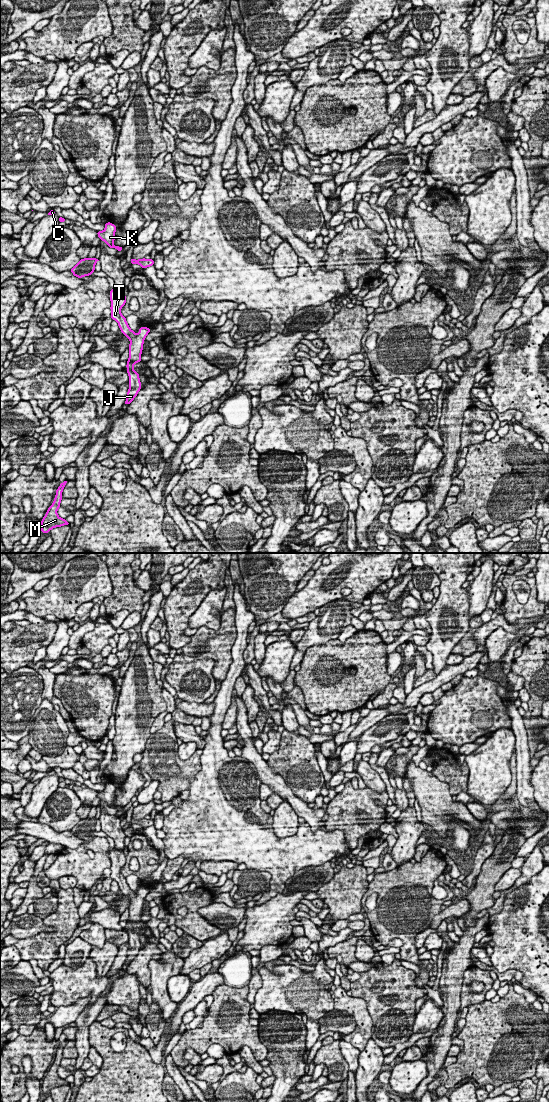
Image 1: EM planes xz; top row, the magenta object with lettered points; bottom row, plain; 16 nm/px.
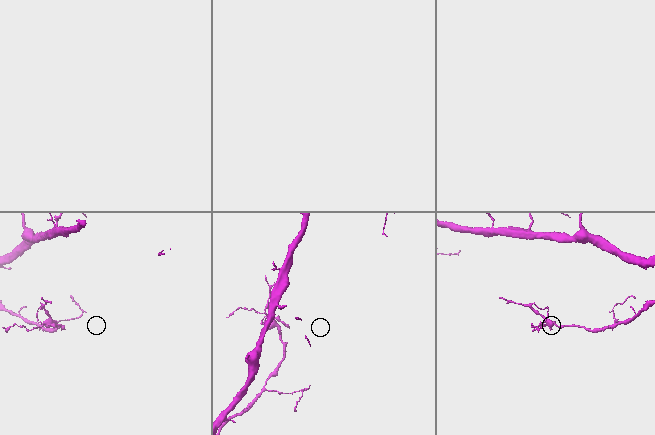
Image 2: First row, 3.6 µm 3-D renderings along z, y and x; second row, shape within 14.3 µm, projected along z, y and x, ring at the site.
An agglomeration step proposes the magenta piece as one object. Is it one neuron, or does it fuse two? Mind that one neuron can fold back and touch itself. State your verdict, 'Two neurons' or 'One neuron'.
One neuron

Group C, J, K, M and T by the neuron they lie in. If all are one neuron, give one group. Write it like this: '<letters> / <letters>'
C J K M T

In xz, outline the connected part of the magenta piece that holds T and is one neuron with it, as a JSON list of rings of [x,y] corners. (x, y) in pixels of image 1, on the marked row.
[[[113,288],[109,294],[111,300],[110,316],[118,323],[121,332],[130,340],[128,348],[130,355],[126,365],[129,375],[129,390],[127,392],[127,399],[124,402],[124,404],[130,404],[141,390],[139,374],[134,371],[134,364],[141,362],[144,339],[151,330],[147,327],[140,327],[138,334],[132,331],[126,322],[126,318],[120,312],[126,303],[126,296],[123,291]]]

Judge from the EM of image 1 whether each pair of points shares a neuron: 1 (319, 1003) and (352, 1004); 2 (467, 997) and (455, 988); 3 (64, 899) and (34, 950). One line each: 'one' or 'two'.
1: two
2: two
3: one

